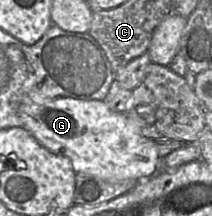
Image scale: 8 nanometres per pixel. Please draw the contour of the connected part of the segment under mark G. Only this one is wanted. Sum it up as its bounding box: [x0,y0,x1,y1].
[19,97,160,182]

